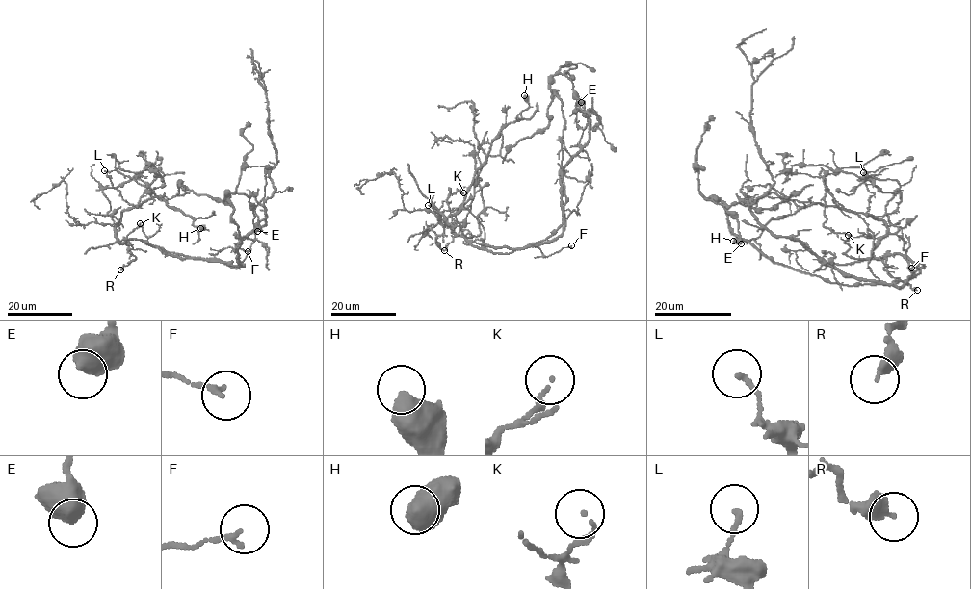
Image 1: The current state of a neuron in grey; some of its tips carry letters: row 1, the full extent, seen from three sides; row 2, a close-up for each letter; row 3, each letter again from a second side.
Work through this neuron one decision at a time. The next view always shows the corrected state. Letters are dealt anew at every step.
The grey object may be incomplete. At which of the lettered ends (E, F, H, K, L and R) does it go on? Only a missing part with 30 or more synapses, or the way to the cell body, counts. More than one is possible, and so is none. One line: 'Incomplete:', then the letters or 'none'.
Incomplete: none

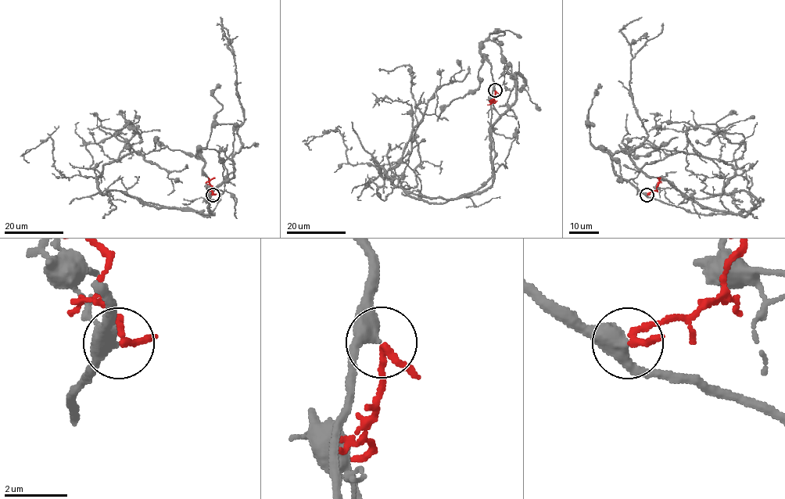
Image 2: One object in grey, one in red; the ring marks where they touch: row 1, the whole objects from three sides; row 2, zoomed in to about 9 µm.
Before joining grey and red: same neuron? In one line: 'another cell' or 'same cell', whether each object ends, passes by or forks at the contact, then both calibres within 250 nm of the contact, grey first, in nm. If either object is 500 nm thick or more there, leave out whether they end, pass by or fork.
same cell; grey passes by; red passes by; 420 nm thick on the grey side, 190 nm on the other

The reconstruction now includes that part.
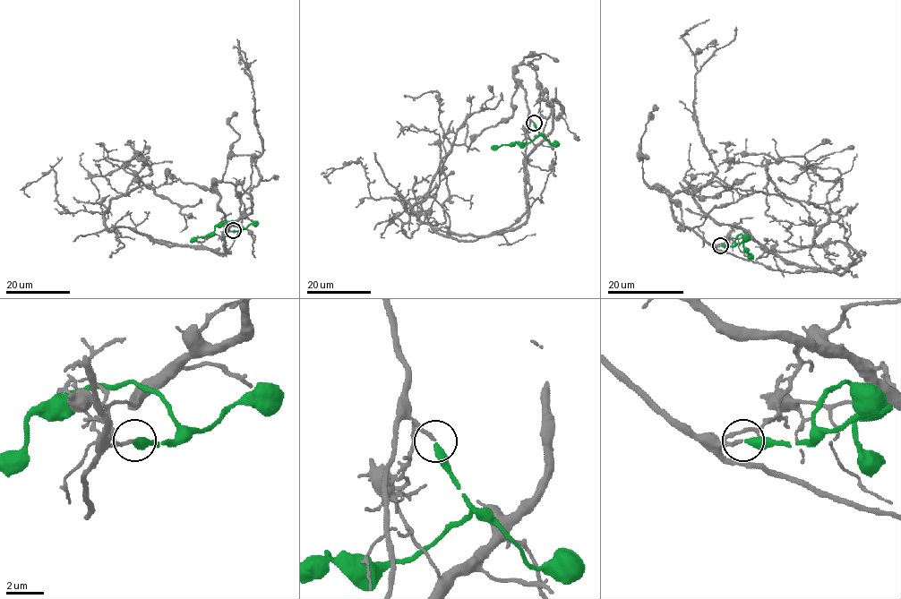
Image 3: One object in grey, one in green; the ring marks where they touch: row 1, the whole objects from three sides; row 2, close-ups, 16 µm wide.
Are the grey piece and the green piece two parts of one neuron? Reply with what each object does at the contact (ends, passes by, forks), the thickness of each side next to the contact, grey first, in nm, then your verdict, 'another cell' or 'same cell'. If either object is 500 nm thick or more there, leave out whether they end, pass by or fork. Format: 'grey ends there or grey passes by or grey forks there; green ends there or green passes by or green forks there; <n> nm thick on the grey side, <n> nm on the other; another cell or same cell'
grey ends there; green ends there; 170 nm thick on the grey side, 360 nm on the other; same cell

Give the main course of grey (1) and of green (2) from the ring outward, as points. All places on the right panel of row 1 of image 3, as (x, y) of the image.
1: (720, 245), (773, 269), (854, 263), (840, 241), (814, 239), (836, 169), (762, 154), (729, 163), (719, 142)
2: (721, 245), (733, 246), (735, 239), (743, 235), (743, 246), (751, 258)

